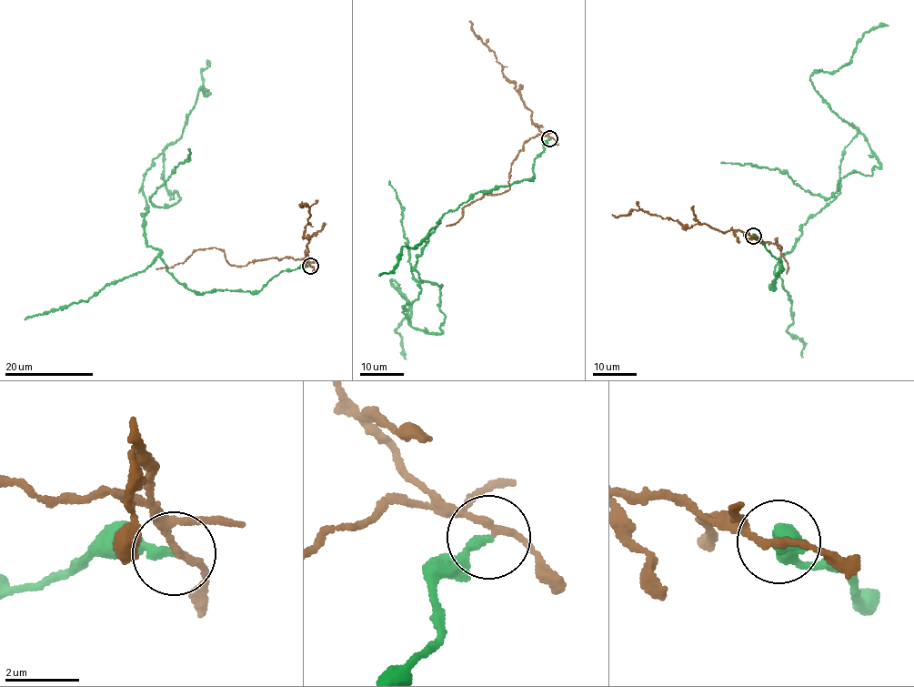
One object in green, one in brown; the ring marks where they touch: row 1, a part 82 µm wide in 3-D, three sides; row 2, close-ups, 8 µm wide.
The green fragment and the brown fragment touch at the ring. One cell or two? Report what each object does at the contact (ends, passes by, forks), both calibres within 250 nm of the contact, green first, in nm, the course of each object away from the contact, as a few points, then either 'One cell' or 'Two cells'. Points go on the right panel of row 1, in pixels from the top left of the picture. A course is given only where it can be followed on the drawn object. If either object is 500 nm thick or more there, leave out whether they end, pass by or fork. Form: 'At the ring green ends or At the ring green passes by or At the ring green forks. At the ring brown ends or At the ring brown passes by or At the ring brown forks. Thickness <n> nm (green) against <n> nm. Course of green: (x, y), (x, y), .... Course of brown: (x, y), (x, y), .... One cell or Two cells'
At the ring green ends. At the ring brown passes by. Thickness 220 nm (green) against 160 nm. Course of green: (752, 236), (779, 259), (769, 289), (839, 192), (855, 136), (880, 166), (826, 199), (778, 169), (720, 163). Course of brown: (753, 236), (747, 233), (744, 237), (780, 245), (781, 249), (776, 238), (788, 266), (787, 274). Two cells

